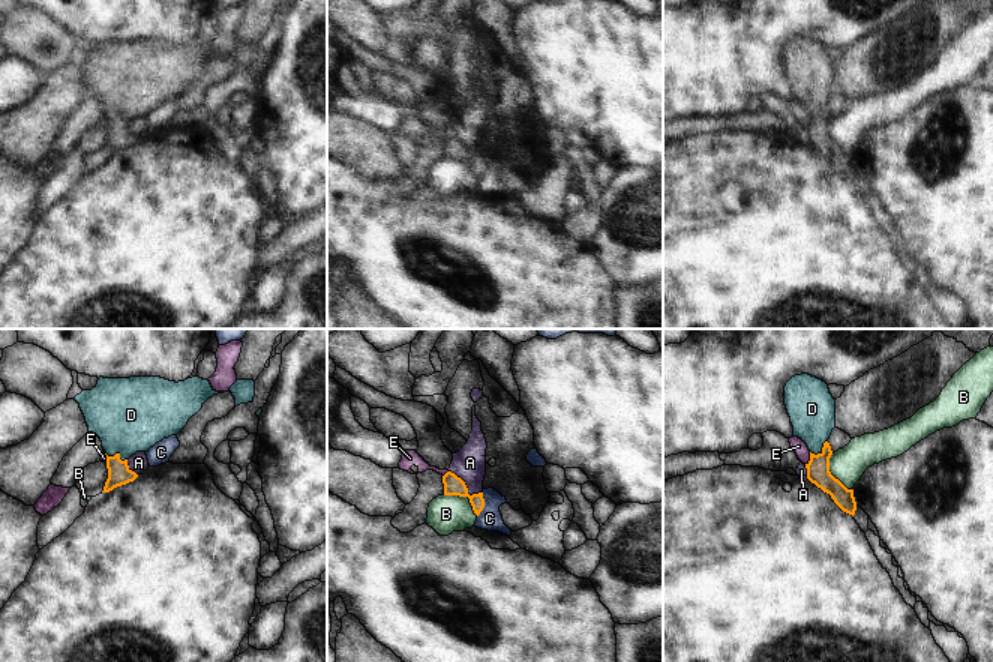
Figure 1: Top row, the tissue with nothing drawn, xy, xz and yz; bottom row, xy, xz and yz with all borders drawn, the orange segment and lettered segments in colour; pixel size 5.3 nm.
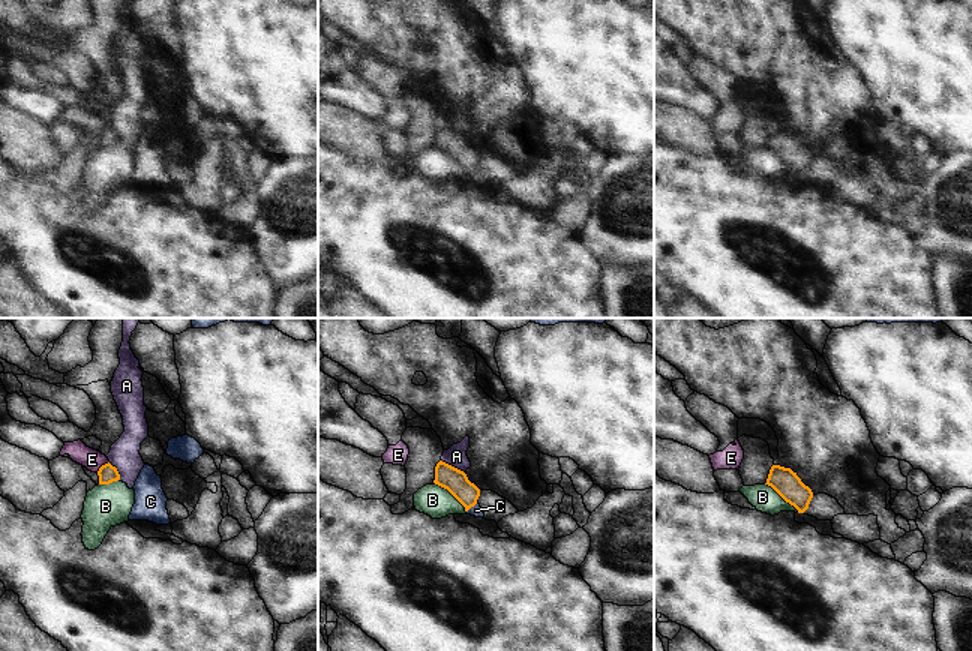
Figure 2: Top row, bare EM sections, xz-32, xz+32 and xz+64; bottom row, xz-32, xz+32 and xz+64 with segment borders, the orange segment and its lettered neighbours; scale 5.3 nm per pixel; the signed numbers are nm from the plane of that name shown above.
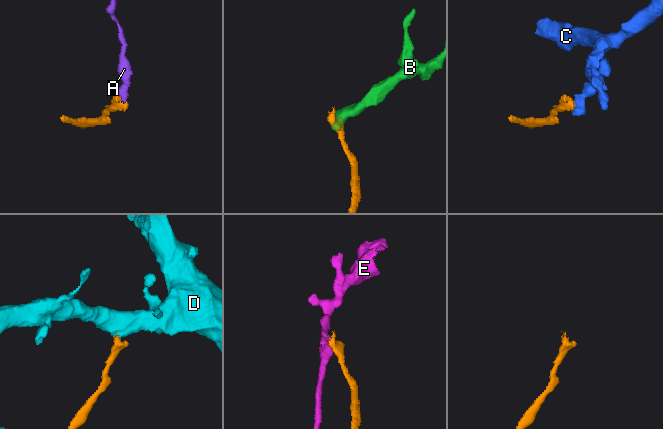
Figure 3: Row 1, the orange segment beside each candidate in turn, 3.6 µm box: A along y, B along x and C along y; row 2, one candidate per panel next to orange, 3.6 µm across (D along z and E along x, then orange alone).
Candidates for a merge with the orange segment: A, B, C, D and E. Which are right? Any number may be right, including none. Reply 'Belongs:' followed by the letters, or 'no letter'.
Belongs: D

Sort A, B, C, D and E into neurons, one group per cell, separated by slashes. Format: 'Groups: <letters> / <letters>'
Groups: A B / C / D / E

